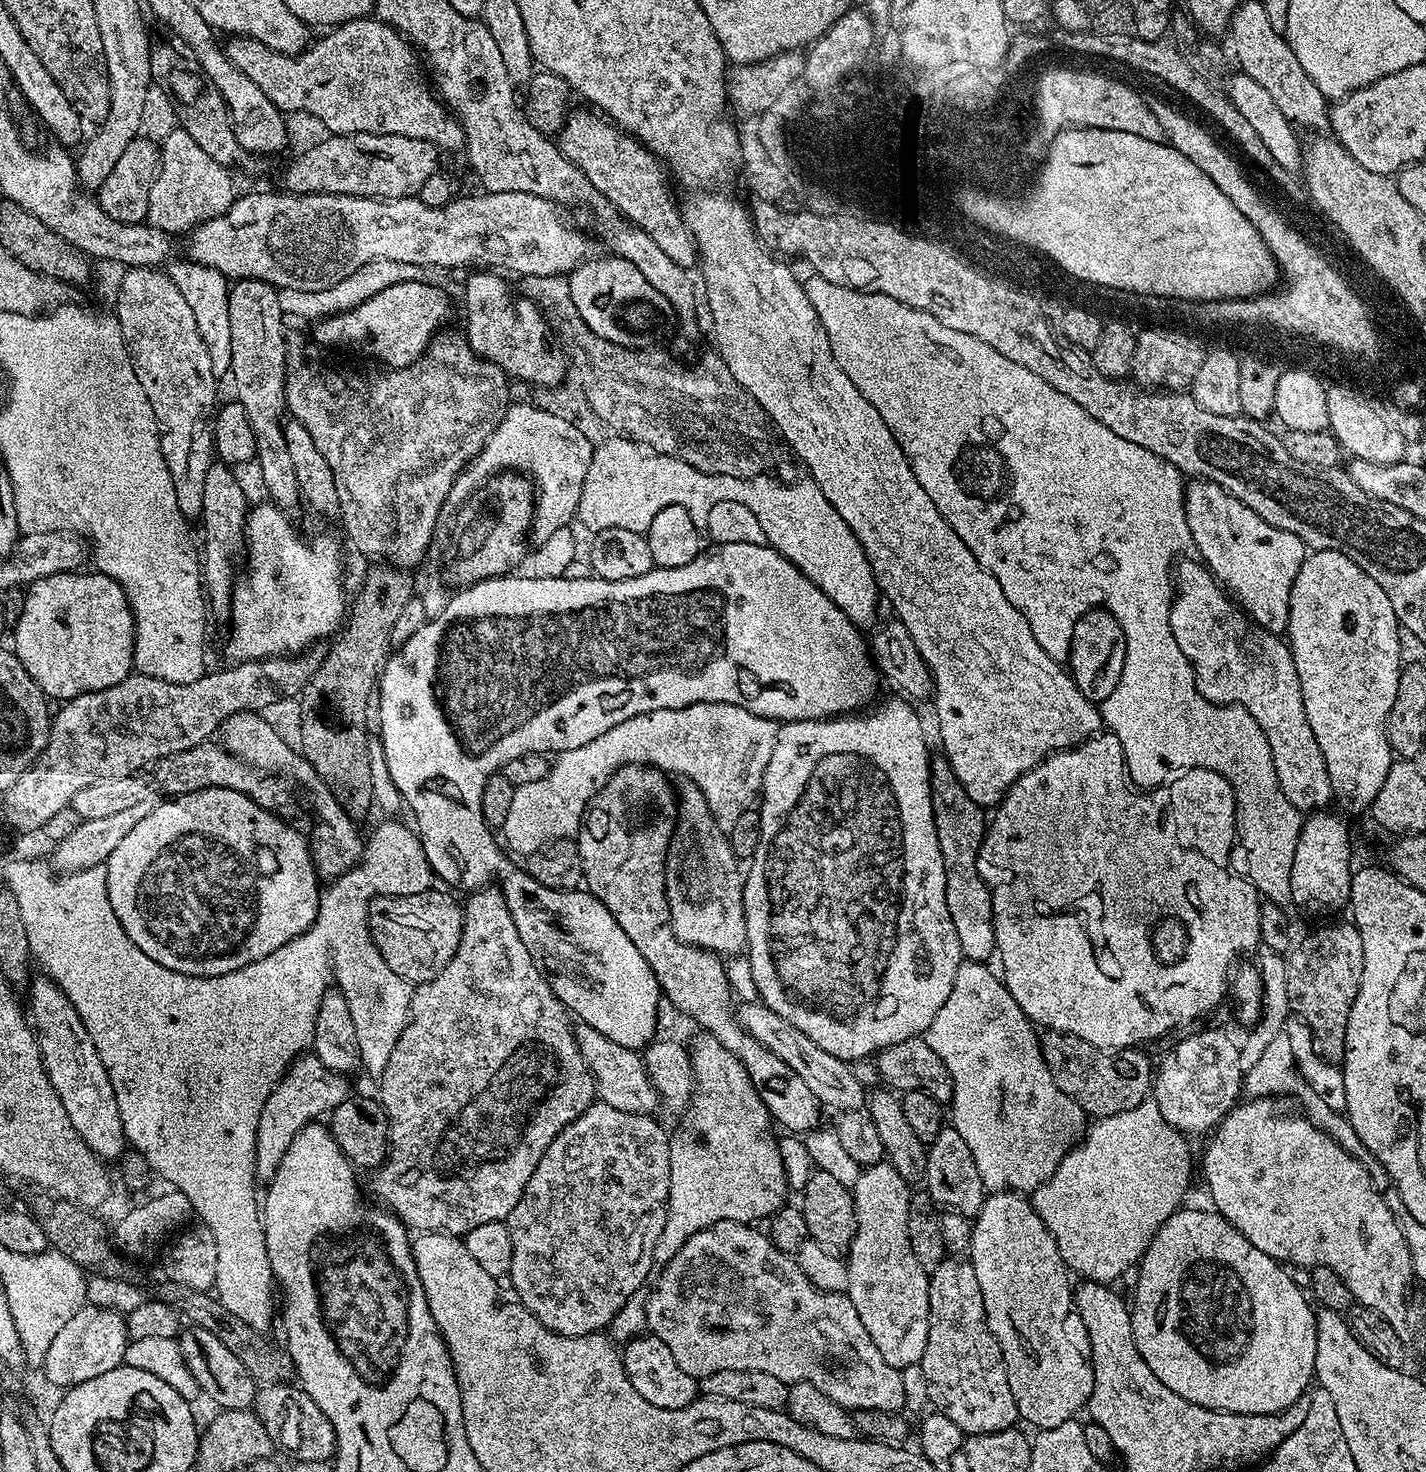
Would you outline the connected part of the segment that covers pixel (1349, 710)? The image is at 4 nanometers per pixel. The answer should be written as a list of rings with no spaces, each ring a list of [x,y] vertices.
[[[1312,550],[1307,553],[1298,570],[1298,578],[1294,578],[1294,586],[1290,590],[1290,614],[1288,615],[1288,631],[1286,643],[1292,649],[1294,666],[1298,670],[1298,682],[1302,682],[1302,702],[1306,706],[1306,722],[1310,722],[1310,730],[1314,730],[1314,738],[1318,738],[1318,750],[1322,750],[1322,758],[1326,758],[1326,770],[1330,774],[1330,786],[1335,803],[1340,803],[1348,812],[1360,812],[1371,809],[1378,790],[1382,790],[1382,782],[1386,782],[1386,774],[1392,768],[1394,755],[1388,745],[1385,724],[1390,714],[1390,706],[1394,706],[1394,694],[1398,694],[1398,678],[1402,667],[1400,660],[1400,636],[1402,629],[1394,614],[1394,606],[1390,606],[1390,598],[1386,598],[1386,590],[1366,574],[1346,554],[1334,550]]]

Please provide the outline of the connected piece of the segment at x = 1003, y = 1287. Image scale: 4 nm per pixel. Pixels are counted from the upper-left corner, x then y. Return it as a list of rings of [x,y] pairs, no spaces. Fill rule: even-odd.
[[[996,1190],[985,1195],[982,1210],[974,1217],[970,1259],[974,1274],[978,1274],[978,1286],[982,1286],[988,1325],[1004,1355],[1020,1420],[1033,1424],[1036,1430],[1062,1426],[1087,1405],[1094,1390],[1094,1370],[1086,1326],[1074,1314],[1074,1280],[1058,1250],[1058,1242],[1054,1242],[1054,1234],[1032,1209],[1031,1199],[1018,1192]]]

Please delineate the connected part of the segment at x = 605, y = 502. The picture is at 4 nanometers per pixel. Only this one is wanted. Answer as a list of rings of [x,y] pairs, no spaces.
[[[614,438],[593,447],[590,470],[586,470],[586,482],[582,482],[578,513],[579,523],[584,523],[589,533],[607,528],[647,533],[654,514],[675,504],[694,518],[697,528],[706,529],[706,518],[710,518],[710,509],[714,506],[712,476],[673,456],[649,454],[635,440]]]

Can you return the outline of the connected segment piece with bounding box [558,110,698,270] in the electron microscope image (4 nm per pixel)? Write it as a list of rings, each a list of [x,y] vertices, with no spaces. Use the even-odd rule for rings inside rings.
[[[569,111],[568,119],[558,133],[558,143],[564,154],[578,158],[582,174],[588,179],[589,185],[603,199],[611,201],[625,219],[650,234],[650,238],[654,238],[654,242],[670,258],[674,258],[678,266],[695,269],[698,264],[696,244],[684,224],[677,197],[676,200],[672,197],[673,185],[665,165],[623,128],[616,127],[595,111],[587,111]]]

